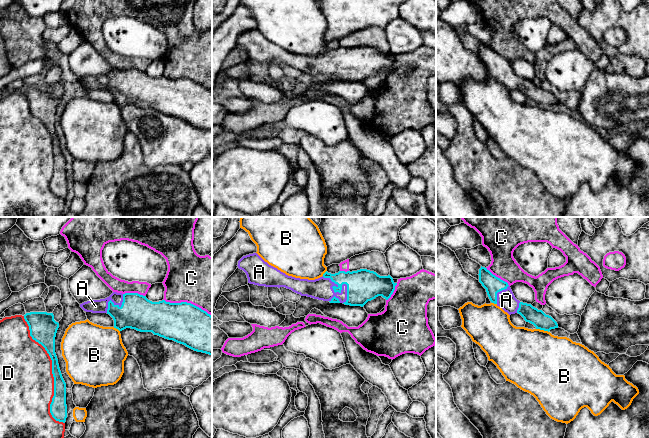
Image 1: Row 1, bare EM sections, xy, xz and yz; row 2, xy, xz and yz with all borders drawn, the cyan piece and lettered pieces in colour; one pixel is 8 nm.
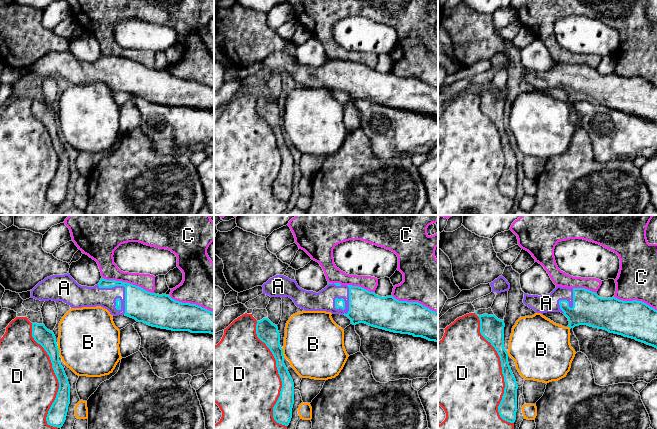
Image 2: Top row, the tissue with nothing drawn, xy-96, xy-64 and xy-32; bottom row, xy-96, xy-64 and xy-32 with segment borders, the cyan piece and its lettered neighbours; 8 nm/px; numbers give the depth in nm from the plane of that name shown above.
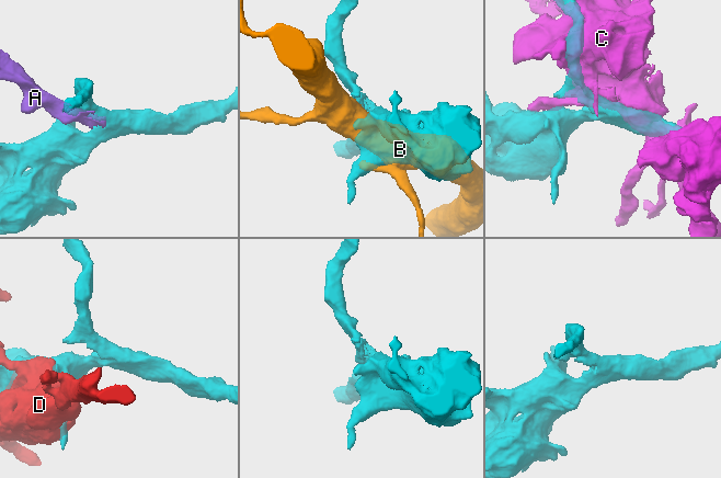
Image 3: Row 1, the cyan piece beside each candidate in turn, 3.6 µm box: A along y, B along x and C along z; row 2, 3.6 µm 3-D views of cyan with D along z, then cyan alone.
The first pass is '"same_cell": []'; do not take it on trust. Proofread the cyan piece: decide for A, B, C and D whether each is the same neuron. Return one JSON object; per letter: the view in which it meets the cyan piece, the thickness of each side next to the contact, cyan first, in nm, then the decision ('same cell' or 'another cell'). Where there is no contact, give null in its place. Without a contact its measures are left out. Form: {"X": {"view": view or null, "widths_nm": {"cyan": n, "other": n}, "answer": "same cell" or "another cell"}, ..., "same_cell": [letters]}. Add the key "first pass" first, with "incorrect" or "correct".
{"first pass": "incorrect", "A": {"view": "xz", "widths_nm": {"cyan": 260, "other": 170}, "answer": "same cell"}, "B": {"view": "yz", "widths_nm": {"cyan": 140, "other": 480}, "answer": "another cell"}, "C": {"view": "xy", "widths_nm": {"cyan": 320, "other": 420}, "answer": "another cell"}, "D": {"view": "xy", "widths_nm": {"cyan": 110, "other": 440}, "answer": "another cell"}, "same_cell": ["A"]}

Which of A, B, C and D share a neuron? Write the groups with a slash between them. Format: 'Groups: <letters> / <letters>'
Groups: A / B / C / D

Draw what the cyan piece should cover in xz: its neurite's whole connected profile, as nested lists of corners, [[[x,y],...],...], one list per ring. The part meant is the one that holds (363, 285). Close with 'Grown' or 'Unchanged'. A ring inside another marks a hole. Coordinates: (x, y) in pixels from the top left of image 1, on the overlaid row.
[[[257,253],[243,256],[237,266],[246,273],[250,284],[285,287],[301,296],[350,306],[363,307],[378,296],[388,300],[397,285],[390,275],[380,276],[367,269],[335,274],[326,271],[315,280],[295,278],[269,265]]]. Grown

